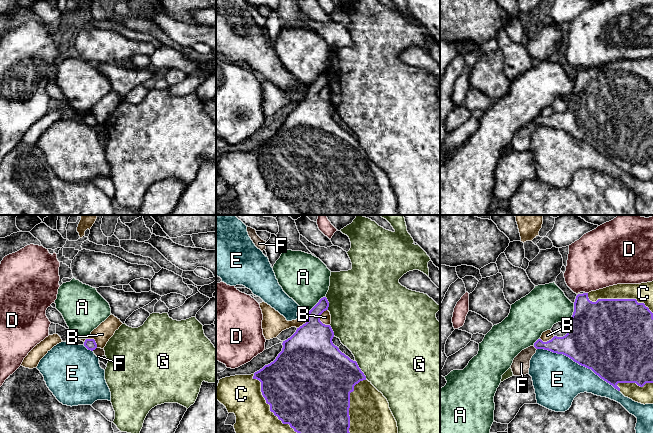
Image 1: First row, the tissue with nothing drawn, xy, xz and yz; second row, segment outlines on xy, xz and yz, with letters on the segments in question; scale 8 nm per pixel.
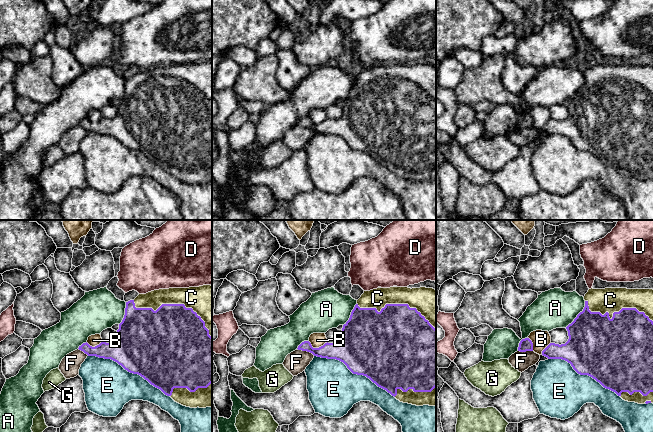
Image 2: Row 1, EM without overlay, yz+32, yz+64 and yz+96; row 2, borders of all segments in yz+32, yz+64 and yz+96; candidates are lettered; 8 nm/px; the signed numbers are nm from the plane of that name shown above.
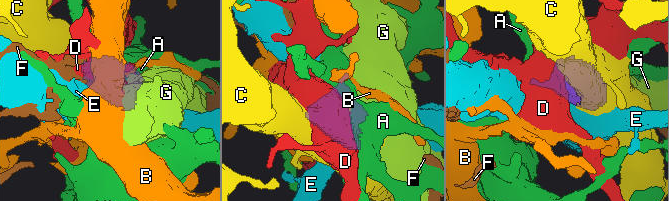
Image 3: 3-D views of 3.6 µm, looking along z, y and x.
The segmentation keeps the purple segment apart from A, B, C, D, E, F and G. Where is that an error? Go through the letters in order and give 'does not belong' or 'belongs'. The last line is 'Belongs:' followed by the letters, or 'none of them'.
A: does not belong
B: does not belong
C: belongs
D: does not belong
E: does not belong
F: does not belong
G: does not belong
Belongs: C

